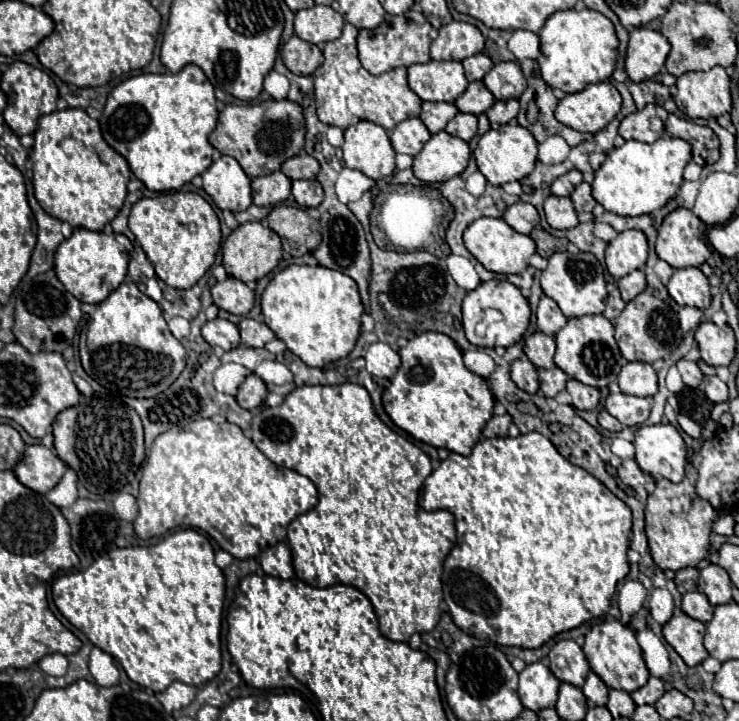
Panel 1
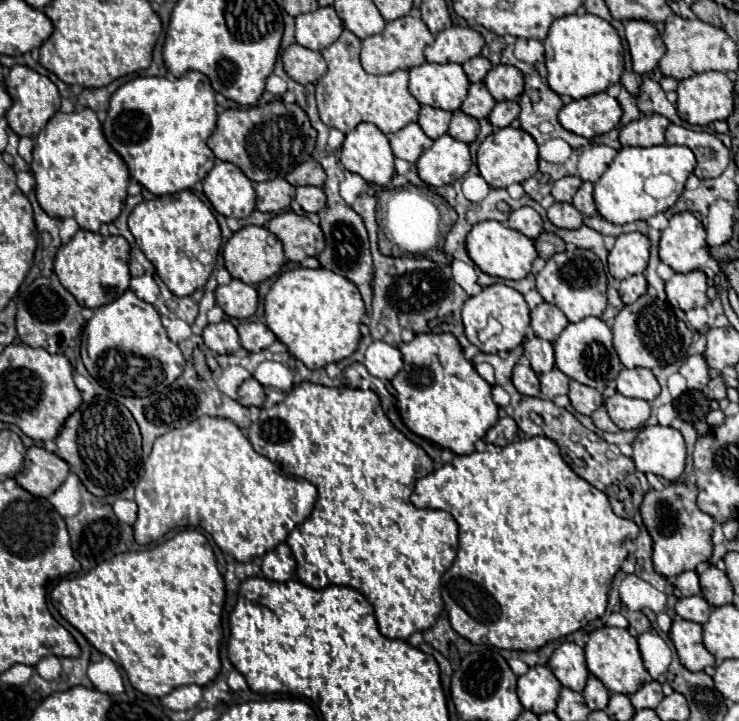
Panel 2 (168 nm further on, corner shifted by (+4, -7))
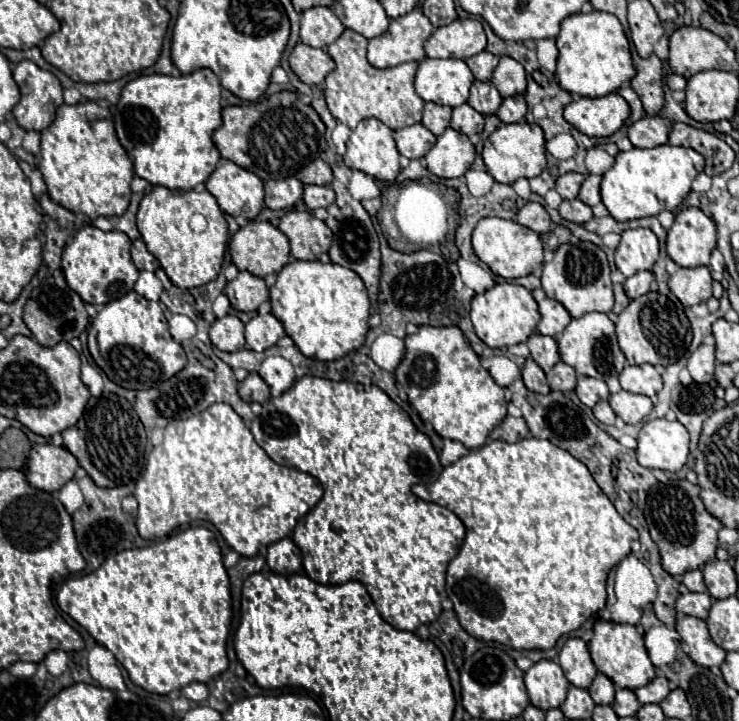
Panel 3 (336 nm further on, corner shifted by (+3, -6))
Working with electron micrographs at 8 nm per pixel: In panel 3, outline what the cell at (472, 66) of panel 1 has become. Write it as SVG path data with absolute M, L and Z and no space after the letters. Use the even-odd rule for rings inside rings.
M481 51L481 53L473 55L473 57L469 57L465 63L471 69L471 73L475 75L475 79L489 81L491 75L493 75L493 69L499 63L499 57L493 55L493 53L489 53L489 51Z

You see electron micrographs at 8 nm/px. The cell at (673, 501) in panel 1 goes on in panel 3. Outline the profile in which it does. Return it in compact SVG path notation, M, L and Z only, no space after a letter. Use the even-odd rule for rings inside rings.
M685 479L675 481L673 485L657 483L647 493L645 519L651 539L659 547L661 565L669 575L683 575L691 569L699 569L709 557L715 555L717 531L721 529L721 523L703 507L699 485L693 485Z

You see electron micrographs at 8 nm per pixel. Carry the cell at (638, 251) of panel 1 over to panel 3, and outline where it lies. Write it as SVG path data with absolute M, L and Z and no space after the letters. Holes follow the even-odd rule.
M627 229L621 233L621 243L615 249L615 265L625 275L631 277L637 271L649 271L659 257L659 241L651 229Z

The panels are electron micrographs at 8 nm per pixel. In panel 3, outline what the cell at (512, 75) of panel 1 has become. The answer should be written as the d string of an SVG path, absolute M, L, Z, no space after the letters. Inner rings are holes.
M501 57L499 65L493 71L491 83L497 87L497 91L503 97L513 97L513 95L523 95L527 87L525 79L525 69L521 63L517 63L511 57Z

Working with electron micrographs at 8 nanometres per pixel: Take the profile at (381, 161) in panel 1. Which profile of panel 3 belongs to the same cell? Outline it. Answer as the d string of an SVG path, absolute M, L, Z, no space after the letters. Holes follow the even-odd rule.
M363 119L347 141L343 161L349 169L363 171L379 181L395 181L399 173L399 153L393 131L379 119Z

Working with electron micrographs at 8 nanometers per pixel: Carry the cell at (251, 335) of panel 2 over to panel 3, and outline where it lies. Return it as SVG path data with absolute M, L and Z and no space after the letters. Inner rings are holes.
M267 313L267 315L257 315L257 317L253 317L253 319L245 325L247 345L249 345L253 351L257 351L257 353L265 351L267 347L273 347L283 335L285 335L285 331L283 331L281 321L277 321L271 313Z

